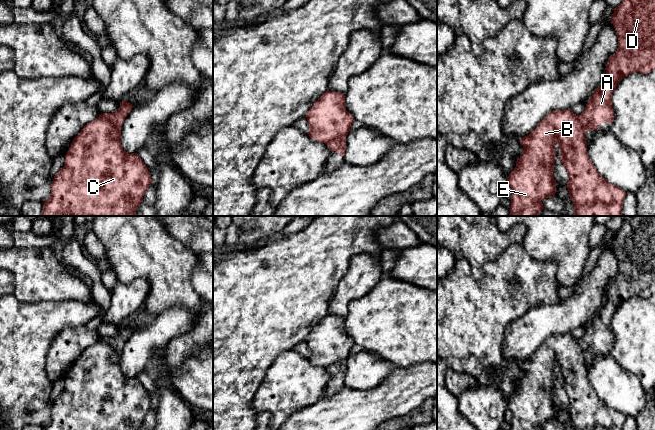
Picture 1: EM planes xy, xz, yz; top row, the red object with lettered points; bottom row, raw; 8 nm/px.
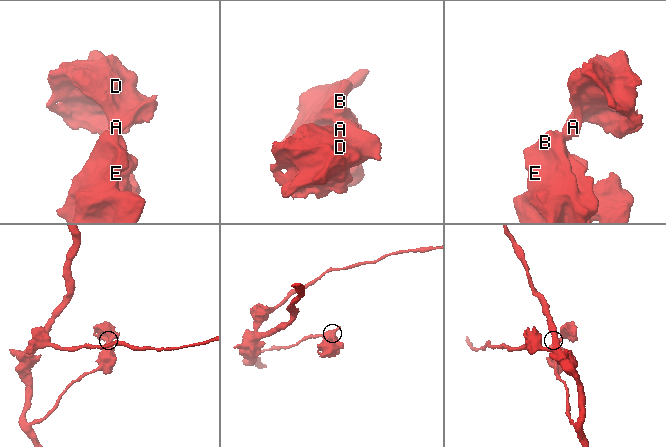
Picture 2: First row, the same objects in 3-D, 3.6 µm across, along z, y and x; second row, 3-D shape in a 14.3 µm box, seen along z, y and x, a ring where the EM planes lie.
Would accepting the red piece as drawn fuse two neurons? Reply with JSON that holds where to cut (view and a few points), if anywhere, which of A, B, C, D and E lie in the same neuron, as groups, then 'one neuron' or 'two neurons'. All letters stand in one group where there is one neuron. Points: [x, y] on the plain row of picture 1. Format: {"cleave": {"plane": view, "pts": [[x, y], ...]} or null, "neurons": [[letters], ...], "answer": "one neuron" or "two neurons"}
{"cleave": {"plane": "xz", "pts": [[345, 359], [325, 367]]}, "neurons": [["A", "D"], ["B", "C", "E"]], "answer": "two neurons"}

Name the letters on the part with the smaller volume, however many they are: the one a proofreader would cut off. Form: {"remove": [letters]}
{"remove": ["A", "D"]}

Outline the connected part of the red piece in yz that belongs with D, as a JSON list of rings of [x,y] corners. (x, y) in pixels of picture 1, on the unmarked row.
[[[633,216],[614,232],[611,246],[618,262],[618,273],[608,282],[606,302],[593,316],[579,343],[585,355],[598,354],[601,347],[613,347],[612,317],[620,305],[631,297],[648,298],[655,294],[655,216]]]

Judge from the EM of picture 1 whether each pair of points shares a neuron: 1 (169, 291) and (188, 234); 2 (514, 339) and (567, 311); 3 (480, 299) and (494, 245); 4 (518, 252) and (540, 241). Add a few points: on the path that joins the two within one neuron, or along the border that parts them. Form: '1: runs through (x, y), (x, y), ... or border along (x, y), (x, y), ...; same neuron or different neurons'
1: border along (166, 229), (173, 237), (200, 254); different neurons
2: runs through (527, 334), (539, 323), (554, 319); same neuron
3: border along (508, 246), (483, 266), (480, 278), (472, 275); different neurons
4: border along (521, 244), (524, 250), (533, 258), (545, 260); different neurons

